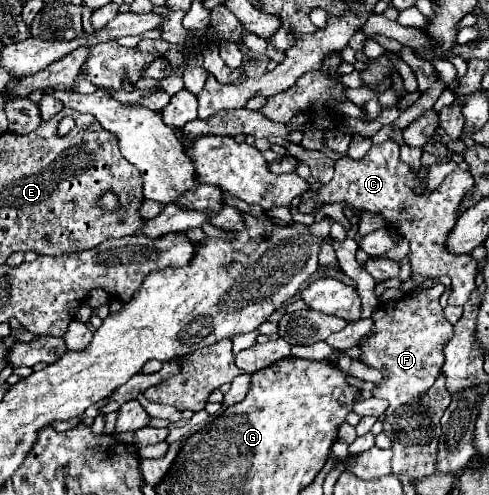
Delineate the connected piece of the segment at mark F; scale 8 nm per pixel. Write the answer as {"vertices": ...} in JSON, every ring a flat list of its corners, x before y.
{"vertices":[[435,283,423,291,403,295,395,301,395,305,379,305,371,315,371,331,359,341,363,351,361,361,383,373,383,381,375,385,373,395,389,401,389,413,409,399,421,397,441,373,445,361,443,347,453,337,453,325,443,317,443,307,439,305,443,291,445,285]]}

